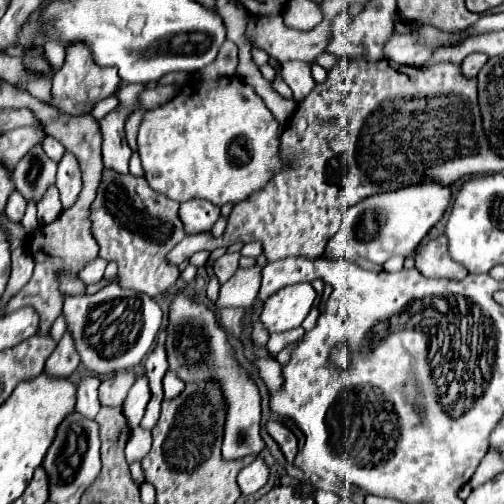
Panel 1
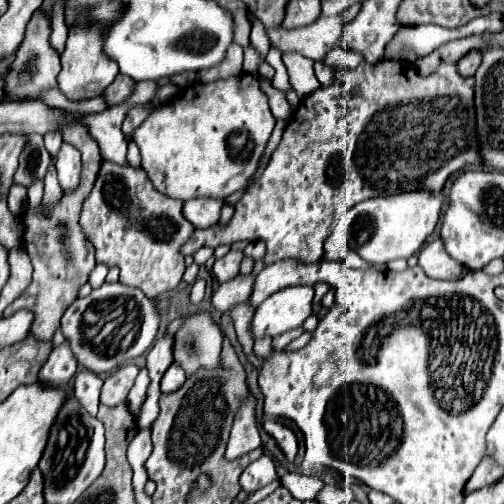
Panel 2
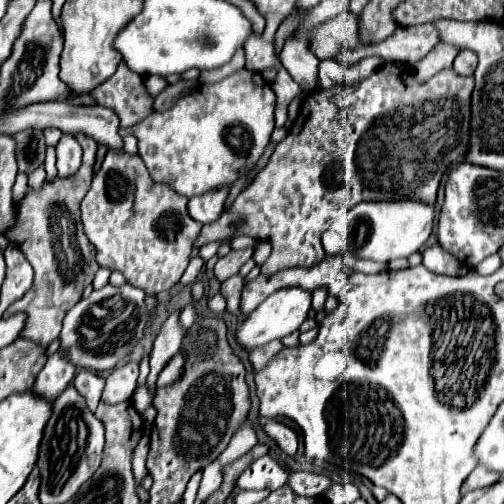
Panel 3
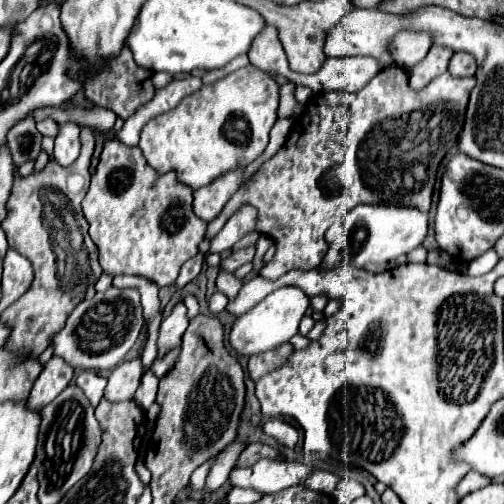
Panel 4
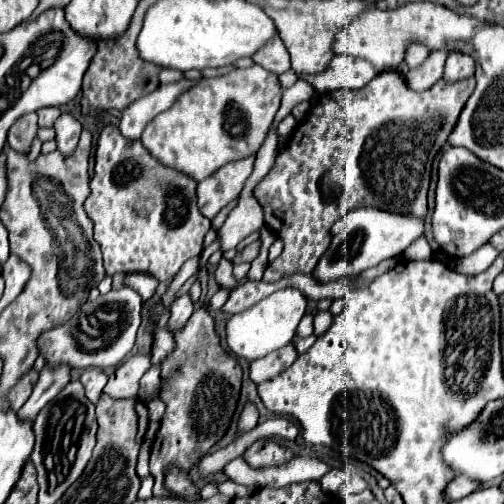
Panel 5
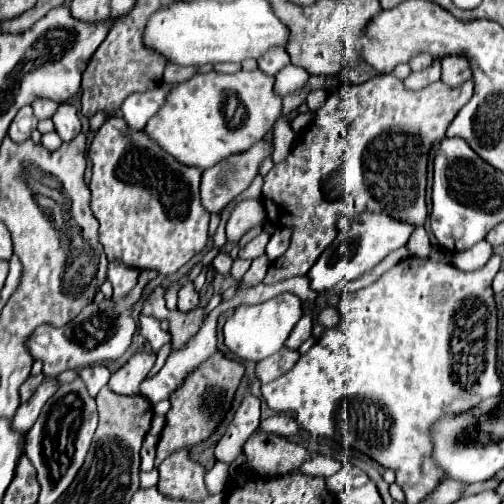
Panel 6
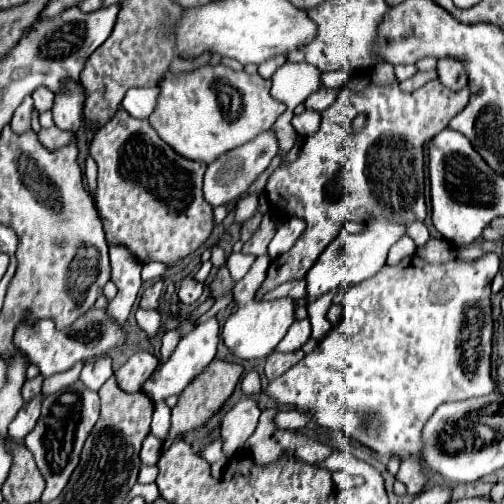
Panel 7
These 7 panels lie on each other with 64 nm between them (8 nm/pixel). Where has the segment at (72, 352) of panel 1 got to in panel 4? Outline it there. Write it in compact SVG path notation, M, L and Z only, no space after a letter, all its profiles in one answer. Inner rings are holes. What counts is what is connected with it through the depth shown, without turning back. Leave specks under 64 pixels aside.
M52 356L48 364L42 368L38 380L34 382L34 388L28 398L30 408L40 410L46 404L50 404L70 384L72 376L74 376L74 368L68 366L62 358Z

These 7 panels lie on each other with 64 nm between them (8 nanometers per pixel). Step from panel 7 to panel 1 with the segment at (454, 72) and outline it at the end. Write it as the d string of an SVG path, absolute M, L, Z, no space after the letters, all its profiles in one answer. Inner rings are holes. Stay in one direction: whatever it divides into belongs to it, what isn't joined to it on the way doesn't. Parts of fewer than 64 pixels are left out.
M470 54L470 56L462 62L462 72L464 72L466 76L476 76L486 62L488 62L488 56L486 56L486 54Z

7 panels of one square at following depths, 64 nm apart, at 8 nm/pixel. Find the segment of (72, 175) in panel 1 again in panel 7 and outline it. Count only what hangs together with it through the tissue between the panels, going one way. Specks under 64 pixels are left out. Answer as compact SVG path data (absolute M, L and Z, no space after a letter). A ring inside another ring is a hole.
M64 82L64 92L56 94L52 116L54 124L60 130L76 134L82 124L82 106L84 106L84 88L82 84Z

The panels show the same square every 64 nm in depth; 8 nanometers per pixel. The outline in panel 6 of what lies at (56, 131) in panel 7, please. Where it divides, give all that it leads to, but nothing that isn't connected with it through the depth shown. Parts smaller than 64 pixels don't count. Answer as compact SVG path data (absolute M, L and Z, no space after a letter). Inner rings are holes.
M52 131L41 136L42 146L51 152L58 149L62 143L61 138L56 134L56 131Z

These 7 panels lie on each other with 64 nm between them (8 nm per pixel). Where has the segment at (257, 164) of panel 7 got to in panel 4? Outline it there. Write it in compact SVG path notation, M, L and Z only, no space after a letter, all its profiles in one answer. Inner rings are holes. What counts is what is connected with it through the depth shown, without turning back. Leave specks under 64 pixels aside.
M242 170L228 172L228 176L220 176L220 180L214 180L208 188L200 188L200 192L194 192L194 214L206 222L214 220L230 200L230 196L240 188L240 180Z

